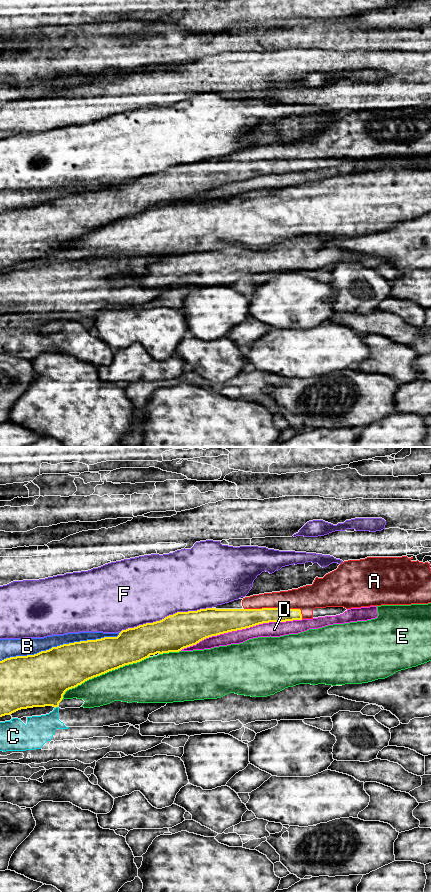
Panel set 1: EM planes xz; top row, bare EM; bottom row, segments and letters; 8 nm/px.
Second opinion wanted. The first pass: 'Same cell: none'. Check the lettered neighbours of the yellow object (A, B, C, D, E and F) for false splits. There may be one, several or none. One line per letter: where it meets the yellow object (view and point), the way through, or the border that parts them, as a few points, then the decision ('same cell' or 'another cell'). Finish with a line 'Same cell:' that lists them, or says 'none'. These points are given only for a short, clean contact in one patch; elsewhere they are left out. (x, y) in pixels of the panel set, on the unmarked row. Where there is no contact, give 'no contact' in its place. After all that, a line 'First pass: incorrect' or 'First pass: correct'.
A: contact xz (276, 160); same cell
B: contact xz (60, 197); another cell
C: contact xz (56, 258); another cell
D: contact xz (241, 181); another cell
E: contact xz (103, 225); another cell
F: contact xz (165, 169); another cell
Same cell: A
First pass: incorrect

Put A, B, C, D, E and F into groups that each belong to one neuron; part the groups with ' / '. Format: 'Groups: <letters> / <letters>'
Groups: A / B / C / D / E / F

